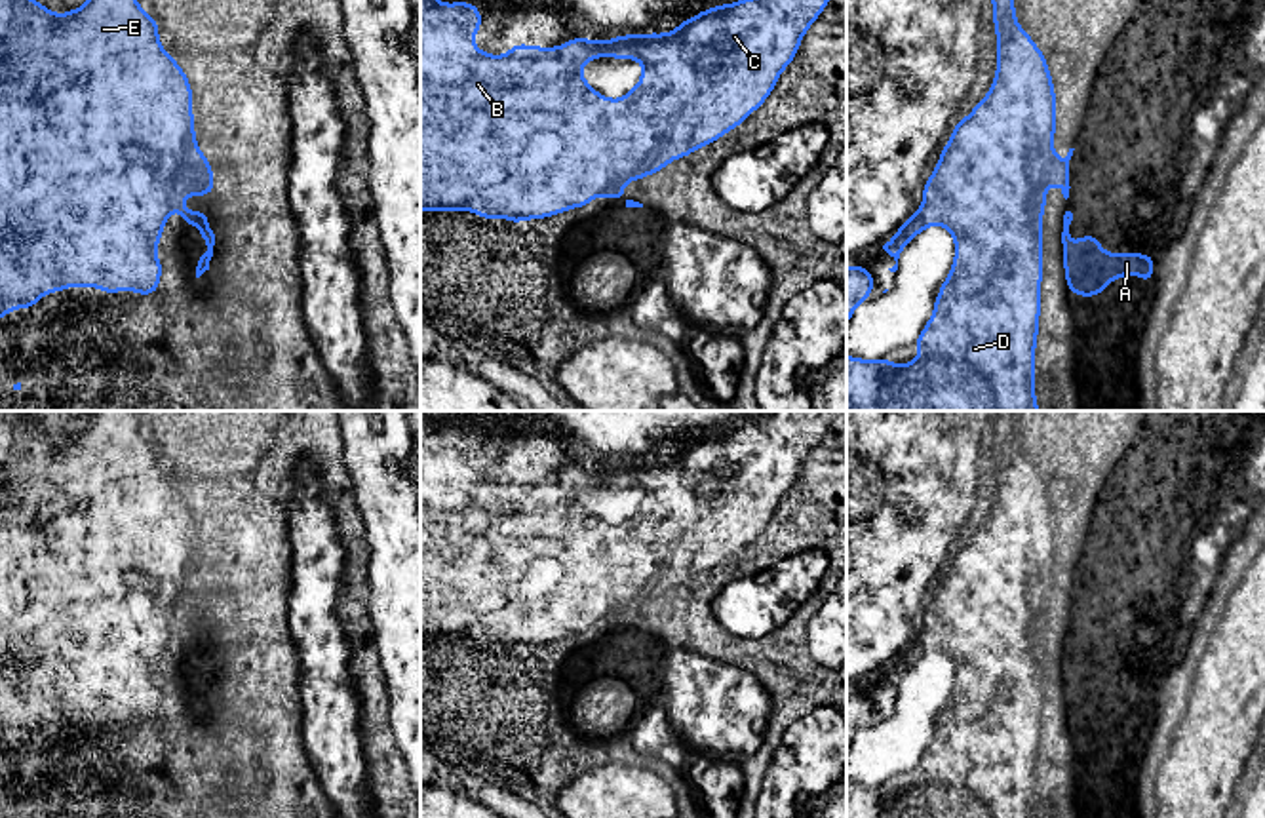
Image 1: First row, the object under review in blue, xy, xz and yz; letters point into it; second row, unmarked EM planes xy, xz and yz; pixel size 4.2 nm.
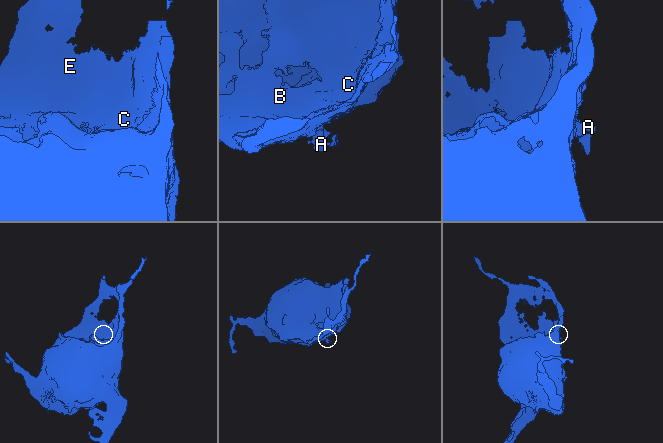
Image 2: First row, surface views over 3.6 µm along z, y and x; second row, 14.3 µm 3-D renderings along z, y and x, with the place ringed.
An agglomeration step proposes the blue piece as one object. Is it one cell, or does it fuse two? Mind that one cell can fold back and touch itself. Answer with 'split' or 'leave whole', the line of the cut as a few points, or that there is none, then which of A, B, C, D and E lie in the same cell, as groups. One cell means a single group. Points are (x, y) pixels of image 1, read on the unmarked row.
split | xy (200, 636), (193, 647) | A / B C D E

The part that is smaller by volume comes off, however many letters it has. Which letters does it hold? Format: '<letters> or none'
A

